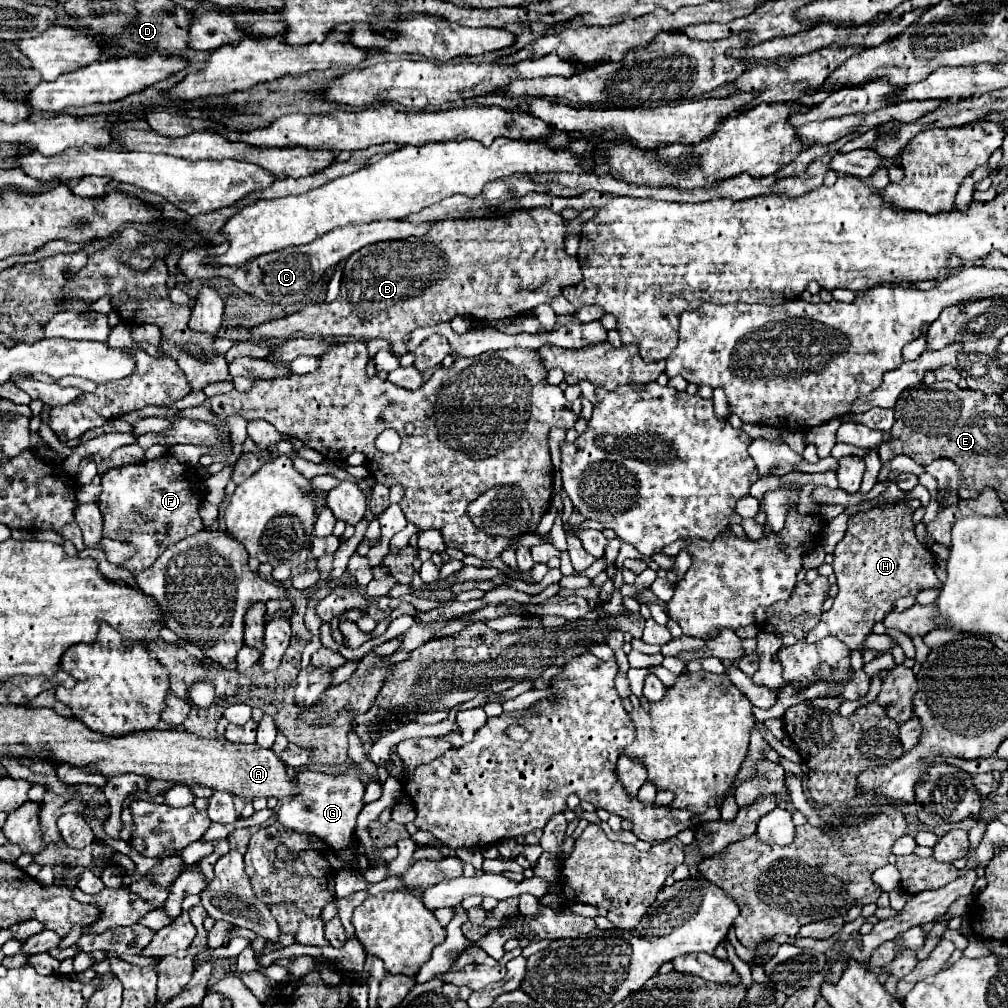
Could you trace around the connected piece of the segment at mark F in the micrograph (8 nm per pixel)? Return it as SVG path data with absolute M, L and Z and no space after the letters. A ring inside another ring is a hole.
M164 453L152 461L116 467L102 475L104 491L98 505L104 517L104 537L128 541L140 549L122 565L124 569L132 573L148 569L170 543L178 543L180 539L204 529L198 515L202 493L194 487L194 479L198 479L196 471L182 465L170 453Z

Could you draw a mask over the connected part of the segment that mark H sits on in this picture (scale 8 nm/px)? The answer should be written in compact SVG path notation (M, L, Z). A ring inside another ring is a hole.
M918 499L898 501L892 505L874 507L864 513L856 513L848 521L848 531L834 551L834 575L838 579L840 593L834 599L834 607L822 613L820 623L808 633L806 641L816 643L828 635L840 639L848 649L862 649L862 641L876 621L882 621L892 611L892 603L902 595L916 595L920 589L932 589L940 585L934 565L936 559L914 535L912 513L920 507Z

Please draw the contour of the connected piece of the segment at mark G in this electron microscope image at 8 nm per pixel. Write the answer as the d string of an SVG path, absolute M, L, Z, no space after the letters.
M300 769L296 773L296 783L300 789L300 795L282 801L278 807L276 819L288 829L294 829L298 833L310 833L330 845L346 863L350 863L356 855L356 817L362 811L364 803L364 785L358 781L354 769L348 769L344 775L326 775L310 769Z

